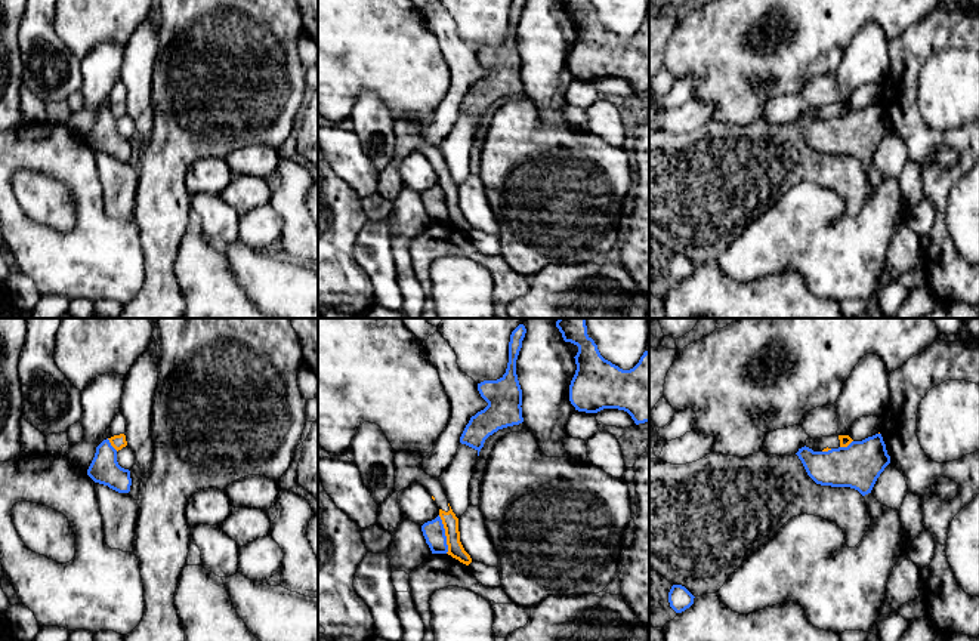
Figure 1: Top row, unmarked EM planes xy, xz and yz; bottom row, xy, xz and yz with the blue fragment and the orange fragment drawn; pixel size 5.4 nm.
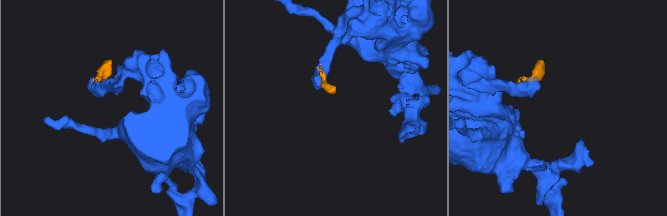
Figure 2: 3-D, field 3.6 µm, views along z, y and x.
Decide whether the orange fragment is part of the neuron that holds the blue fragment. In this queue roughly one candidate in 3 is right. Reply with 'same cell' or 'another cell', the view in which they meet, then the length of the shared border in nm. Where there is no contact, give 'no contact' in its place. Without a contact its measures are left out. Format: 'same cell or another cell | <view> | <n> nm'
another cell | xz | 220 nm

